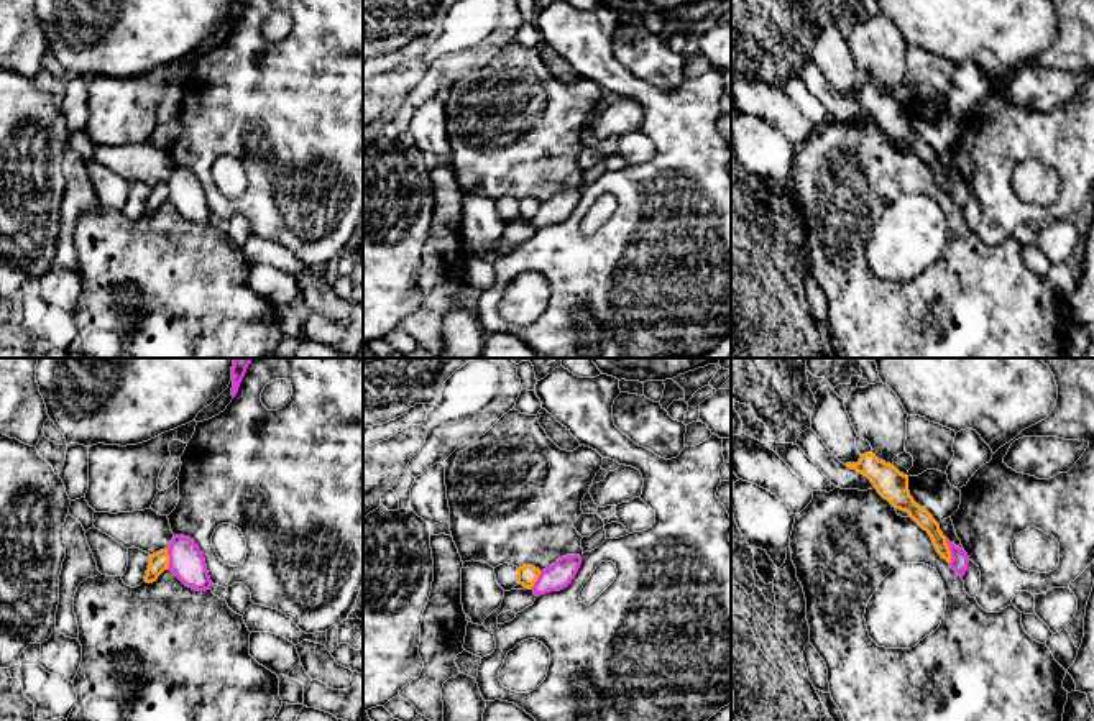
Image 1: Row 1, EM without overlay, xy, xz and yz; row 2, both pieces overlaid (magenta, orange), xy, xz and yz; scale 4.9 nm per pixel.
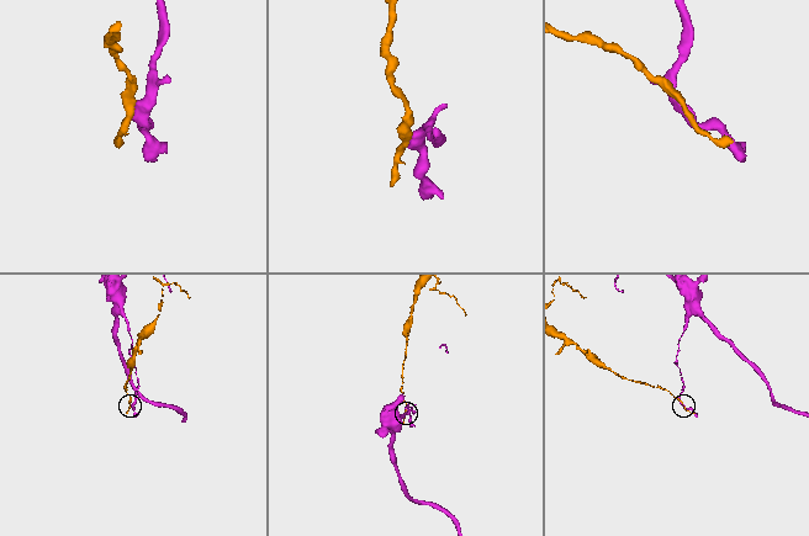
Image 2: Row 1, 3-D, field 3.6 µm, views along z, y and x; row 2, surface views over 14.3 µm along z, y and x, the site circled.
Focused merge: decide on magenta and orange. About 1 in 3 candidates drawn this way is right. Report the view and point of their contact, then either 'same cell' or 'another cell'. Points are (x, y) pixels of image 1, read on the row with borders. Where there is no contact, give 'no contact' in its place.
contact yz (950, 551); another cell

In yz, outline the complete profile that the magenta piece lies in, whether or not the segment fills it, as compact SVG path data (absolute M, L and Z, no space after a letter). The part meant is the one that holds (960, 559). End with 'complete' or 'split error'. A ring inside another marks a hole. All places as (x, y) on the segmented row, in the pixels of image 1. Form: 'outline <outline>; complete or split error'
outline M946 539L946 544L948 544L949 552L951 552L949 567L963 578L966 570L968 570L969 557L964 552L964 549L956 547L948 539Z; complete

